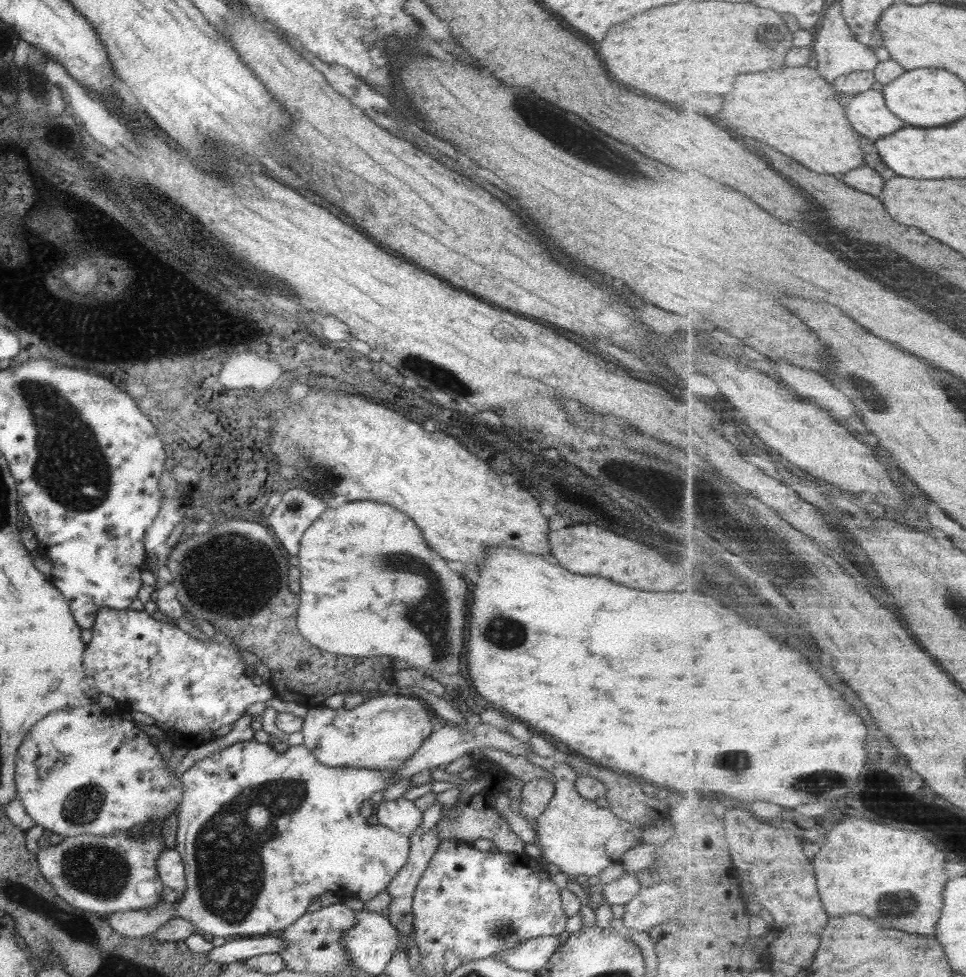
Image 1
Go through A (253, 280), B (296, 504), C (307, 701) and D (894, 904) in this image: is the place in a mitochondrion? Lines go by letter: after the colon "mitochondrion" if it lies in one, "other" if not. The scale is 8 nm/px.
A: mitochondrion
B: mitochondrion
C: other
D: mitochondrion

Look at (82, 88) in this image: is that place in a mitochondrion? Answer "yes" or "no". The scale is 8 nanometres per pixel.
no

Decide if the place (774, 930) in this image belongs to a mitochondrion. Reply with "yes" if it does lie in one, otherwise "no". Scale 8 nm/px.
no

